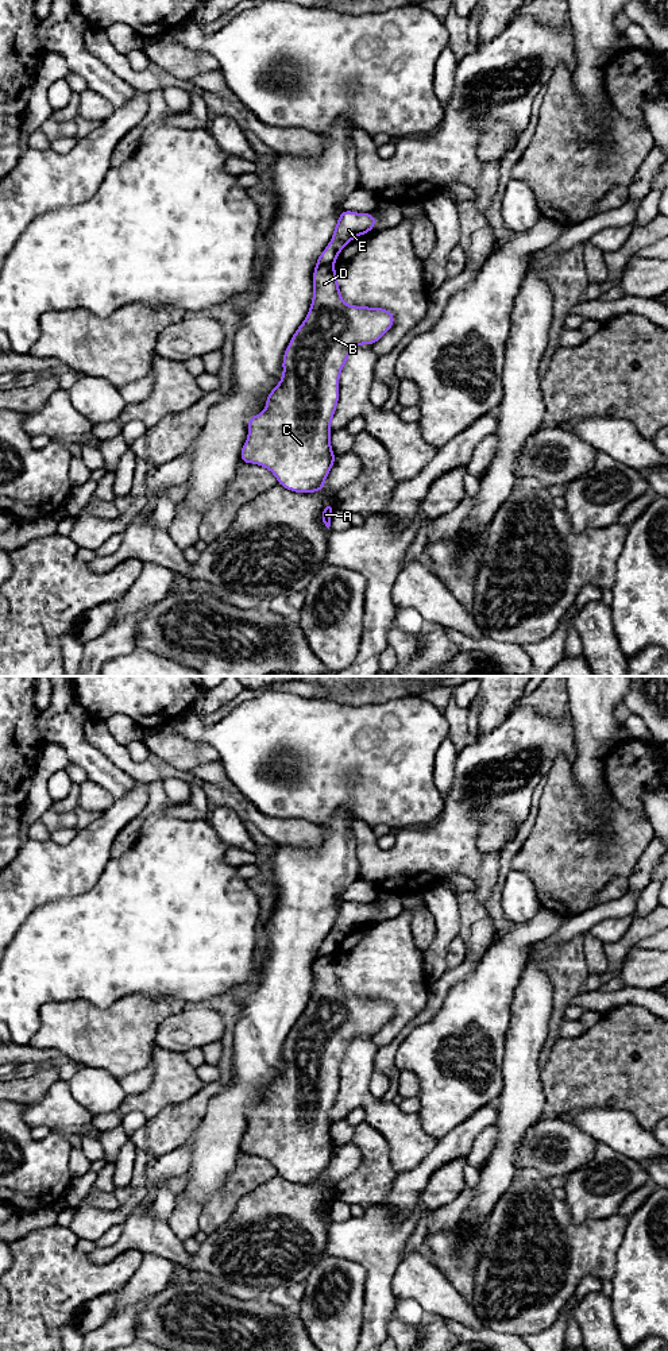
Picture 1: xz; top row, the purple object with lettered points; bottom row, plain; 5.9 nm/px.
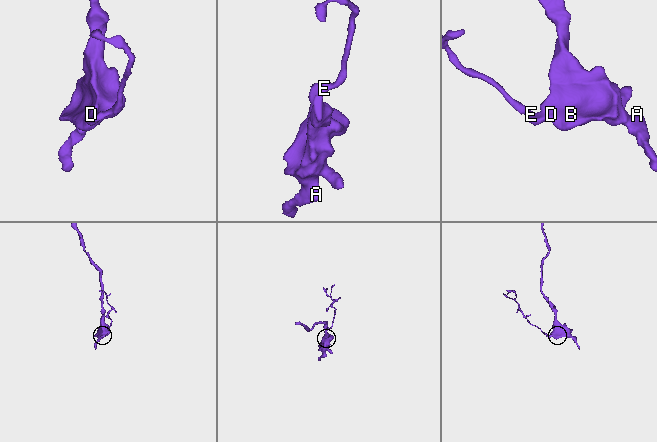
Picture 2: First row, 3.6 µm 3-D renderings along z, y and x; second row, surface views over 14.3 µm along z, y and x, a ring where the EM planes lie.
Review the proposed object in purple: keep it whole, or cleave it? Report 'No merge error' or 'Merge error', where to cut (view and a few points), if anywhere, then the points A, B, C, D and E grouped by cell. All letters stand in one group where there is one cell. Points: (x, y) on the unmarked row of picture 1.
Merge error. Split along xz (334, 952), (316, 960). Groups: A B C D / E

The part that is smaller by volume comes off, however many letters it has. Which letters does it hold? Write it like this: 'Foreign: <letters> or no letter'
Foreign: E

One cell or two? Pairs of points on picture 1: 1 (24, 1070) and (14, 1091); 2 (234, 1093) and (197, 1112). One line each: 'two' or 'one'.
1: two
2: two

